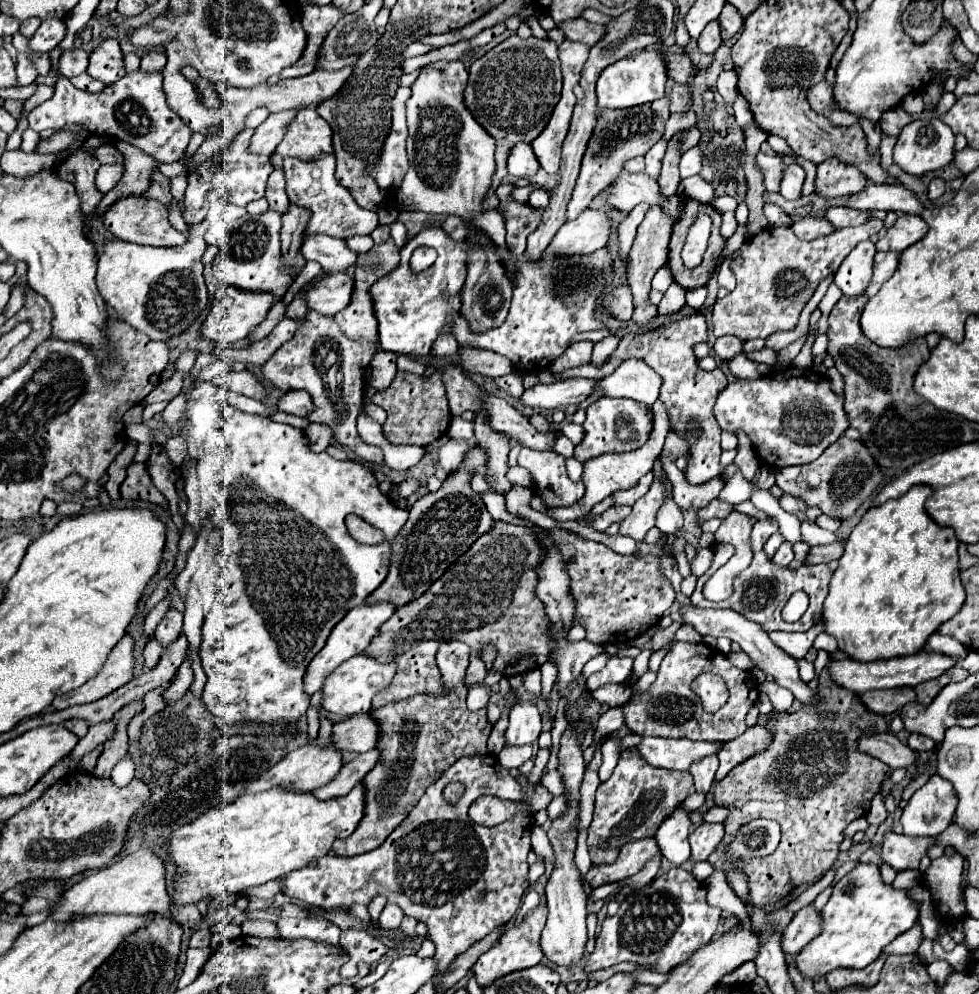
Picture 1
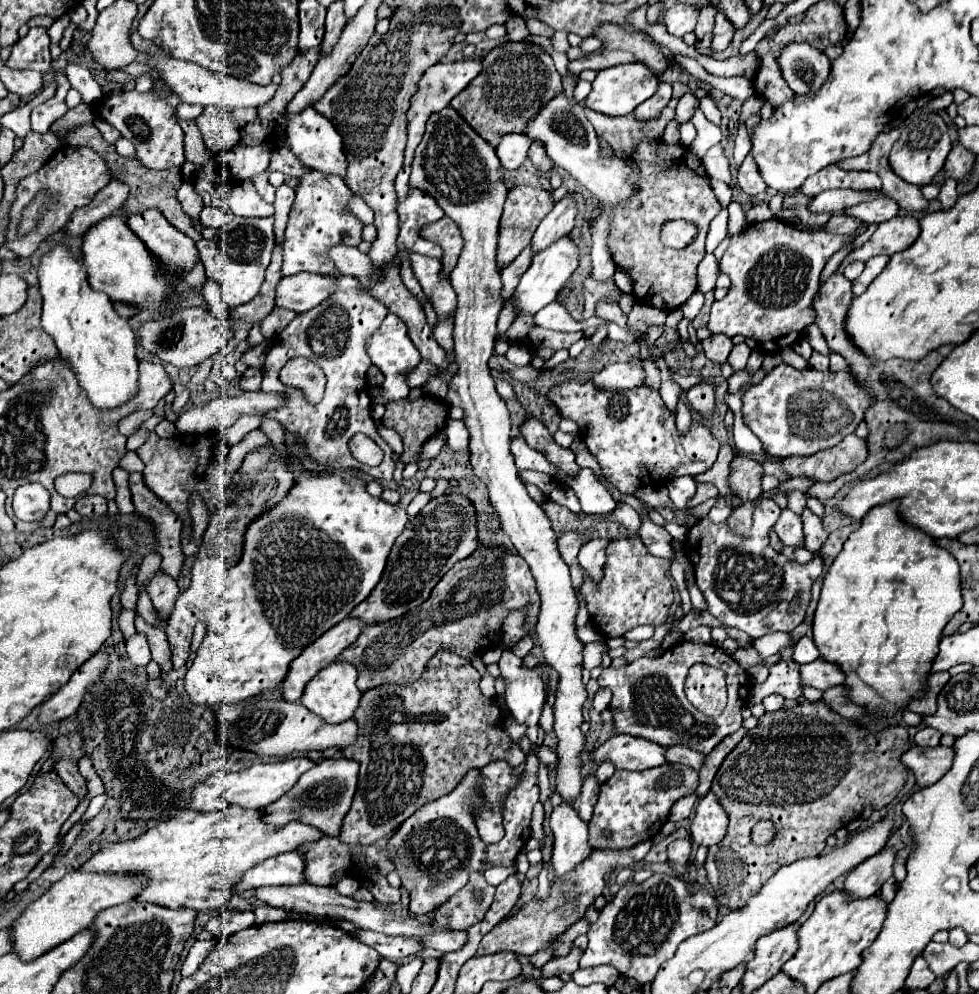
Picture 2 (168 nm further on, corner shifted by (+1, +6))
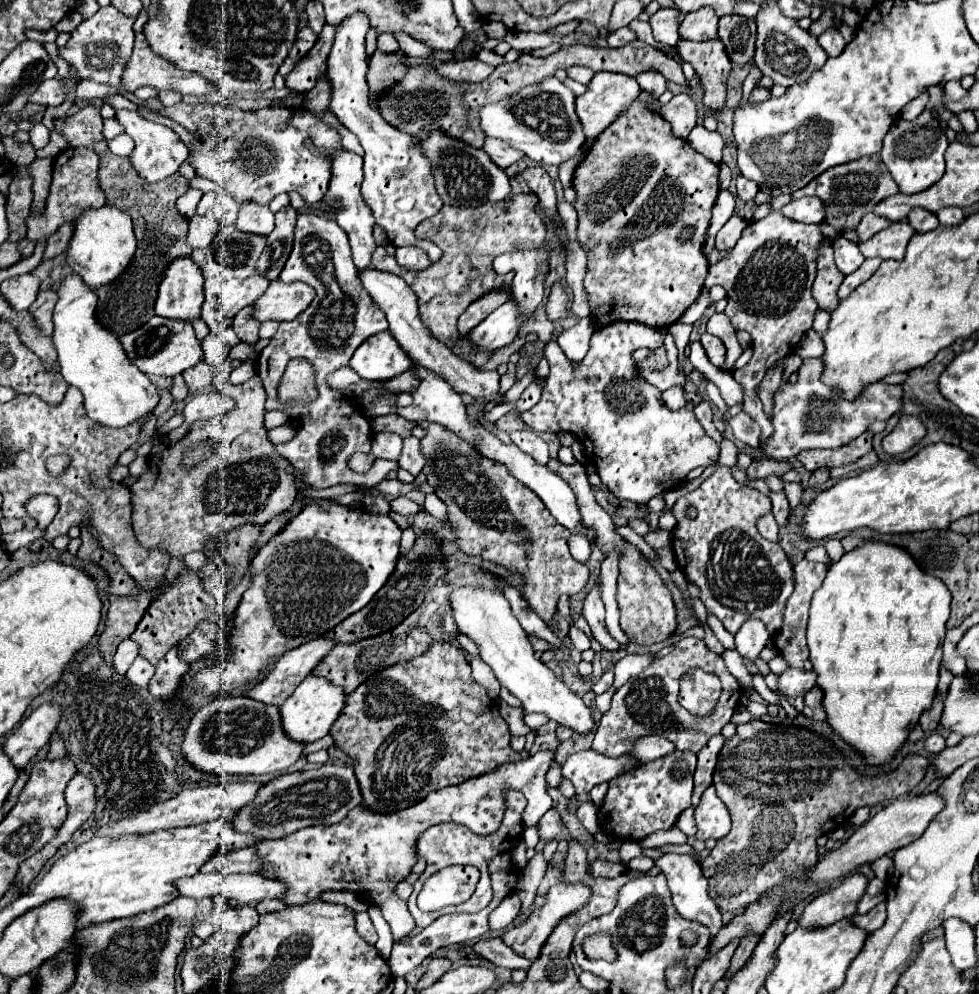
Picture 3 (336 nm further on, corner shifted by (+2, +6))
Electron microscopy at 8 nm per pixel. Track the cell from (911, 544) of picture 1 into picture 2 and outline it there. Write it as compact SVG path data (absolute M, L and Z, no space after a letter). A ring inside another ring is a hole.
M893 500L869 510L831 564L815 610L813 640L821 658L837 662L847 674L845 686L859 706L869 708L869 714L891 716L897 710L903 710L911 698L921 696L929 664L933 662L933 656L937 656L941 632L961 606L963 594L957 560L945 552L945 548L939 548L933 536L921 528L909 526L899 516L899 500Z

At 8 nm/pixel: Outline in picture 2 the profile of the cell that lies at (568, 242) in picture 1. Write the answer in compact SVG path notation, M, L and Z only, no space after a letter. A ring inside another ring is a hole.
M569 234L561 236L559 240L555 240L551 246L547 246L545 250L537 252L529 270L521 276L519 286L515 288L515 298L517 298L517 314L519 312L529 312L535 314L539 312L543 306L547 306L549 302L553 302L557 298L557 292L563 288L563 284L571 278L571 274L575 272L575 268L579 266L579 248L573 242L573 238Z

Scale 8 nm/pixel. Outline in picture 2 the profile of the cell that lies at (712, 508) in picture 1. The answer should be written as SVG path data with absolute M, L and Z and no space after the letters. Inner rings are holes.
M735 456L729 464L729 492L745 500L755 500L761 494L759 480L763 476L763 468L757 460L747 456Z

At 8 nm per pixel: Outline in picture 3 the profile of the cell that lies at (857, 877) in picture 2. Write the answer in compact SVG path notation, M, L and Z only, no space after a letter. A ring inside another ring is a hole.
M862 874L848 876L838 888L816 896L798 916L798 928L828 928L834 922L856 914L856 904L864 894L868 880Z

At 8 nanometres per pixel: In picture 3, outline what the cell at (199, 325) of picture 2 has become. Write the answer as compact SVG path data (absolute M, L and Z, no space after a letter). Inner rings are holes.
M154 316L152 320L148 320L148 324L144 324L144 328L138 328L136 332L122 336L120 342L122 342L126 356L132 360L132 364L138 366L144 374L152 374L152 376L182 374L186 368L196 366L204 358L202 342L196 338L192 324L164 320L160 316Z

